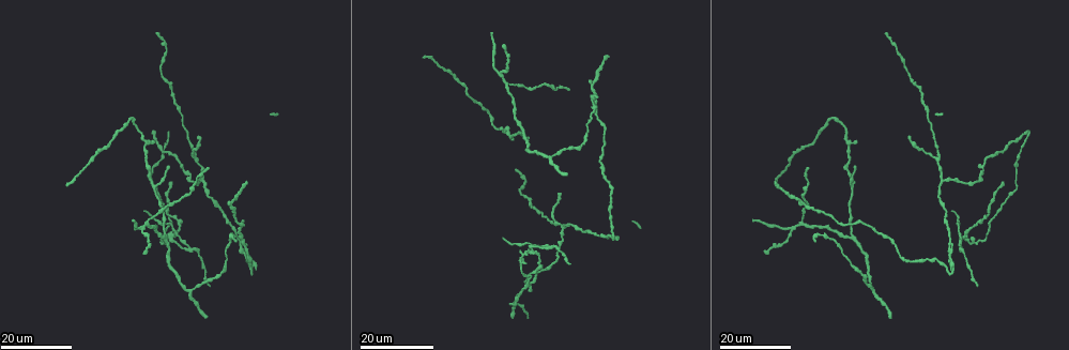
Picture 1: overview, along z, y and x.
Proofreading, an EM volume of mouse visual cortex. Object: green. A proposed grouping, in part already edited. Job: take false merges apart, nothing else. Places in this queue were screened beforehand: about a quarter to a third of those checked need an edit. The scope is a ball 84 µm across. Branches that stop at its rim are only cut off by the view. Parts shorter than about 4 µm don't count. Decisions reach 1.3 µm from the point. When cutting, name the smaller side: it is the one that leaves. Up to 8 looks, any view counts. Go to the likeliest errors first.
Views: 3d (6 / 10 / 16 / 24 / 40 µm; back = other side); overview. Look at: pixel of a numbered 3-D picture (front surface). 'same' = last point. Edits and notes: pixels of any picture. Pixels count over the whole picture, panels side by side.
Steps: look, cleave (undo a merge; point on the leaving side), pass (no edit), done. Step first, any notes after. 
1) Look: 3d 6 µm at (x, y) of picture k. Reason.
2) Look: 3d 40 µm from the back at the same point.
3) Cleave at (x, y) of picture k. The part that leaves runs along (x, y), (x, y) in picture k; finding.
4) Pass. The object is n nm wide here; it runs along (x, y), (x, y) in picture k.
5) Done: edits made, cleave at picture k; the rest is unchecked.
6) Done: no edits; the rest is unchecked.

Look: 3d 16 µm at (555, 221) of picture 1.

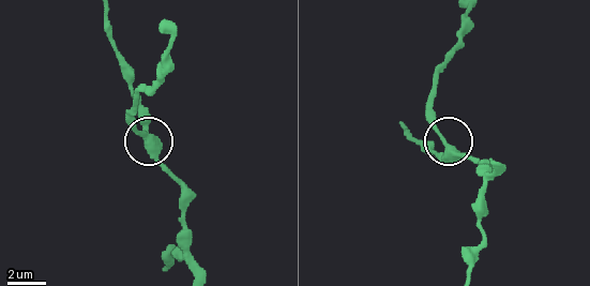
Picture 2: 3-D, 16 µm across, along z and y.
Look: 3d 6 µm at (151, 137) of picture 2.

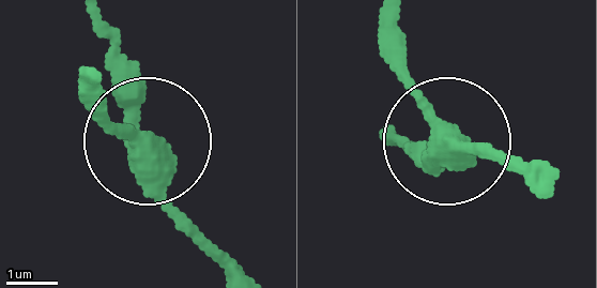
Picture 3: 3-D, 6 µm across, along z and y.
Pass. The side arm is 36 µm long; one neuron here.

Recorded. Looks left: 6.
Look: 3d 24 µm at (189, 248) of picture 1. Side arm on a straight run.

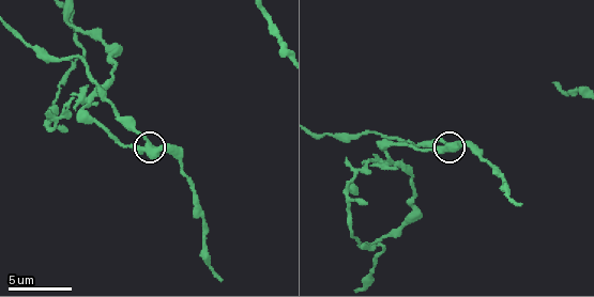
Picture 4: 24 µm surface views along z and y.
Look: 3d 6 µm at (146, 142) of picture 4.

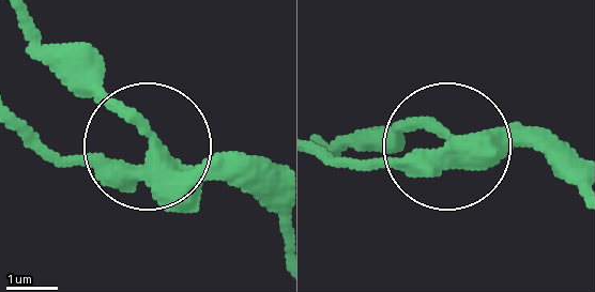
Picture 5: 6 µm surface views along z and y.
Pass. The side arm is 15 µm long; 3 arms meet here; all the same neuron.

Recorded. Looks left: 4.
Look: 3d 16 µm at (944, 182) of picture 1. Three-way junction.

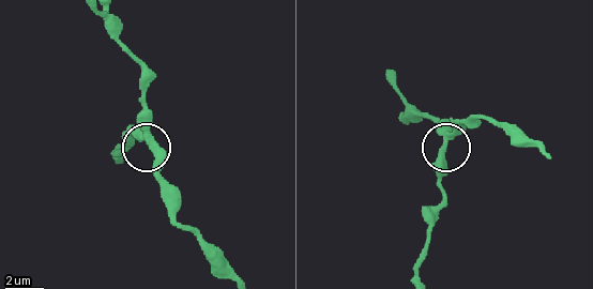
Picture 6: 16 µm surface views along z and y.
Look: 3d 6 µm at (148, 136) of picture 6.

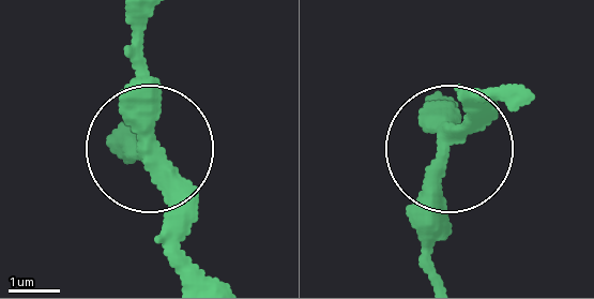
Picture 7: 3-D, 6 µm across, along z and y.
Pass. It runs along (212, 281), (191, 255), (182, 191), (136, 115), (136, 25) in picture 7; all the same neuron.

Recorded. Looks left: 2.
Look: 3d 24 µm at (189, 291) of picture 1. Three arms meet.

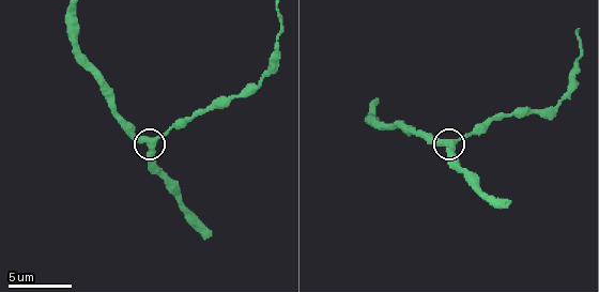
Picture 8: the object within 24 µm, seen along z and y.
Look: 3d 6 µm at (150, 142) of picture 8. Closer look.

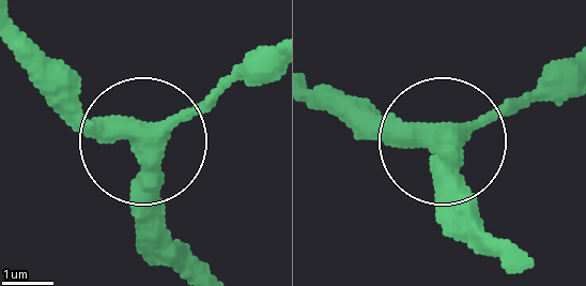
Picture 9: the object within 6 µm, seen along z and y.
Pass. 3 arms meet here; one neuron here.

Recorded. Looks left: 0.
Done: no edits; the rest is unchecked.

